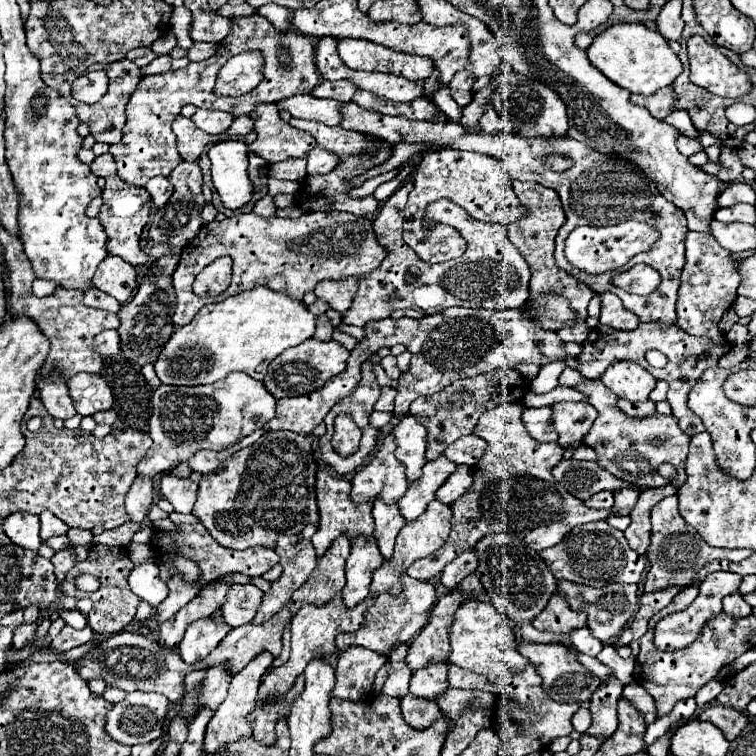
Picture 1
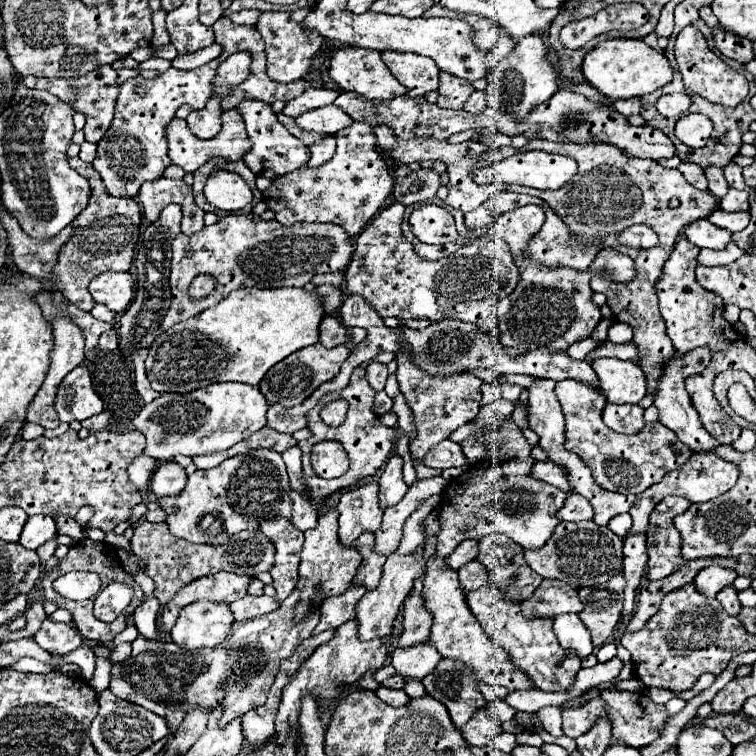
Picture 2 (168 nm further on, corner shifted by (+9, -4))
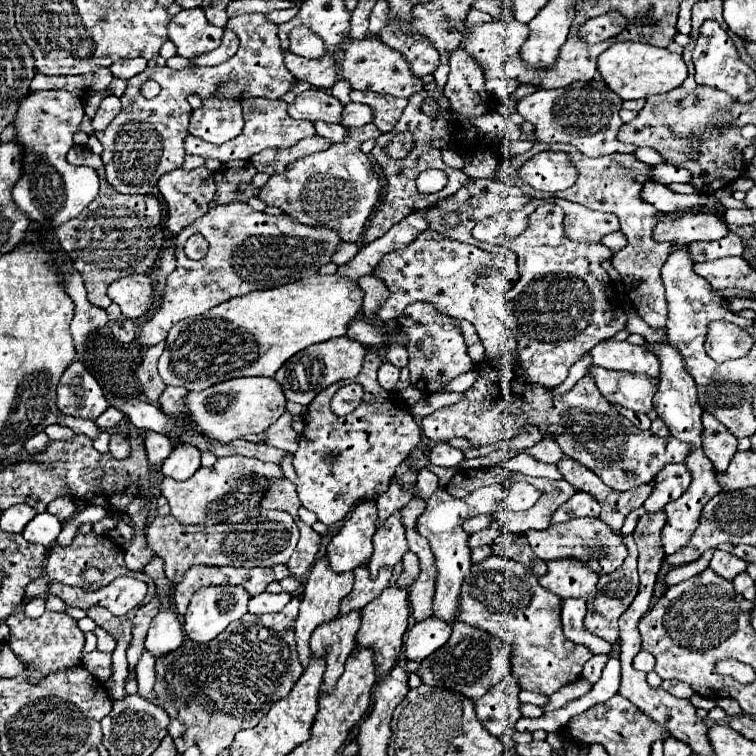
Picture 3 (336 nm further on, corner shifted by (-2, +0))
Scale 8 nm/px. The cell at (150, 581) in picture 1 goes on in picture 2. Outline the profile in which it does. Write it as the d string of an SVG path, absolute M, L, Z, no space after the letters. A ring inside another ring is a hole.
M148 597L134 611L134 625L140 631L140 635L146 637L146 639L158 639L158 629L156 629L158 609L160 609L158 599L156 597Z

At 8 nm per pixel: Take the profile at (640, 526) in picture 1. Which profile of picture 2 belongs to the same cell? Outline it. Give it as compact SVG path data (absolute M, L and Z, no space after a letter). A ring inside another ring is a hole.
M694 453L680 469L668 473L660 483L652 485L652 489L646 489L644 493L636 495L636 503L630 509L630 515L632 515L634 523L632 523L632 527L630 527L628 533L646 533L648 515L652 513L654 505L658 501L662 501L664 497L678 495L678 497L688 497L688 501L692 501L692 503L702 503L702 501L710 501L714 497L720 497L722 493L726 493L728 489L732 489L734 483L736 483L736 479L738 479L736 465L732 465L728 461L722 461L720 457L716 457L712 453Z

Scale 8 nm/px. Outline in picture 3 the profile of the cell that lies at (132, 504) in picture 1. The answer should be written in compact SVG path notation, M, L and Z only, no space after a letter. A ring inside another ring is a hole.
M145 431L145 451L147 451L149 463L153 463L153 465L163 463L165 457L171 453L171 449L173 449L173 445L171 445L169 437L163 437L161 433Z

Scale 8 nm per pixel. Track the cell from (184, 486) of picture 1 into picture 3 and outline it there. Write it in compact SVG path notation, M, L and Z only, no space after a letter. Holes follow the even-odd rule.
M177 443L169 453L167 461L163 461L163 475L173 477L177 481L189 479L201 467L201 451L189 443Z

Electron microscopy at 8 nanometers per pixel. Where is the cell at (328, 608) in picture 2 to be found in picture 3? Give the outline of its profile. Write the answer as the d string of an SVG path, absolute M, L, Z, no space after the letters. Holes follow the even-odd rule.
M353 611L345 617L335 617L311 635L313 657L323 657L327 663L321 693L331 693L331 689L335 689L335 681L343 675L343 665L355 647L359 625L361 613Z

